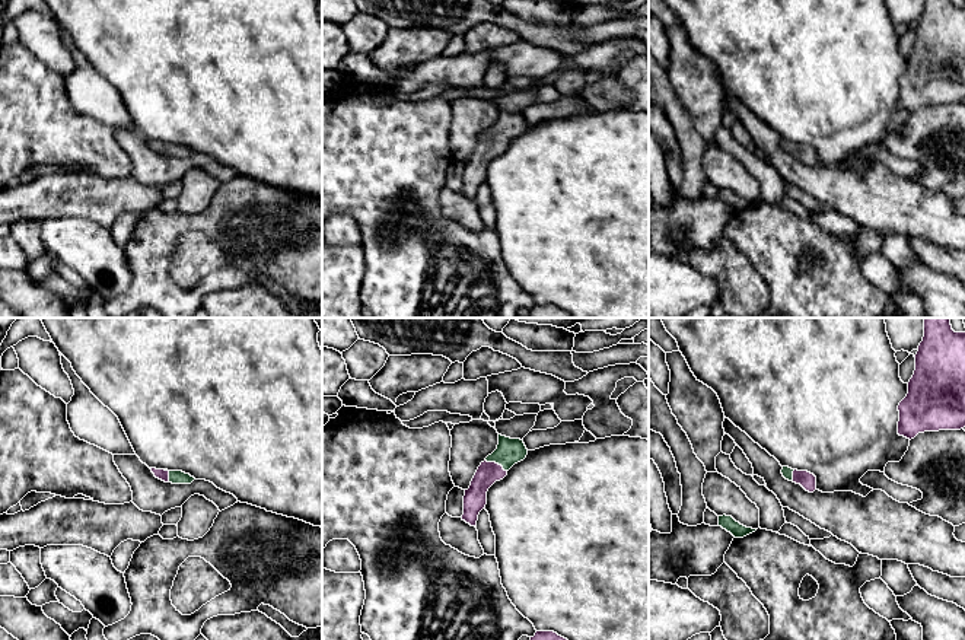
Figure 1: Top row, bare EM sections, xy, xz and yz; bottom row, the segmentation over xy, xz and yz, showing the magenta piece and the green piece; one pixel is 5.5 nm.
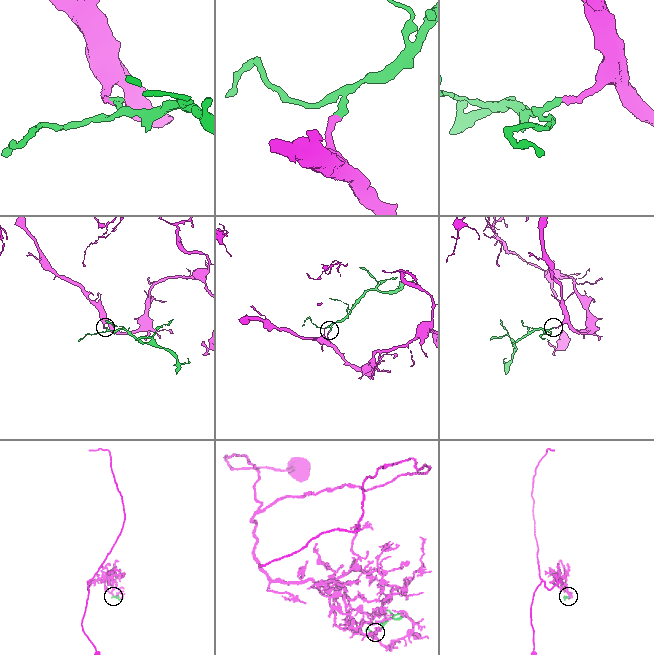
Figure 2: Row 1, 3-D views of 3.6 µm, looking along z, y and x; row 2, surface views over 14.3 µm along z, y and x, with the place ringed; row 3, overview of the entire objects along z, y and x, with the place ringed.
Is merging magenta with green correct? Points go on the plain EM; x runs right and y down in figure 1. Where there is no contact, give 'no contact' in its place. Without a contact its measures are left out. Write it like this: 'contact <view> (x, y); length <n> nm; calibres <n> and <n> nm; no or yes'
contact xz (494, 136); length 140 nm; calibres 130 and 140 nm; yes

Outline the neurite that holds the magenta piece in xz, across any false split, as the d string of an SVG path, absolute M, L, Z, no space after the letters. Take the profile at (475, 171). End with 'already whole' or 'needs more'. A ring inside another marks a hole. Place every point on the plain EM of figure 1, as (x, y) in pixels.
M499 108L497 122L481 136L469 162L465 163L462 194L477 200L478 188L487 178L488 162L503 153L507 144L523 134L526 128L528 122L523 114Z; needs more

